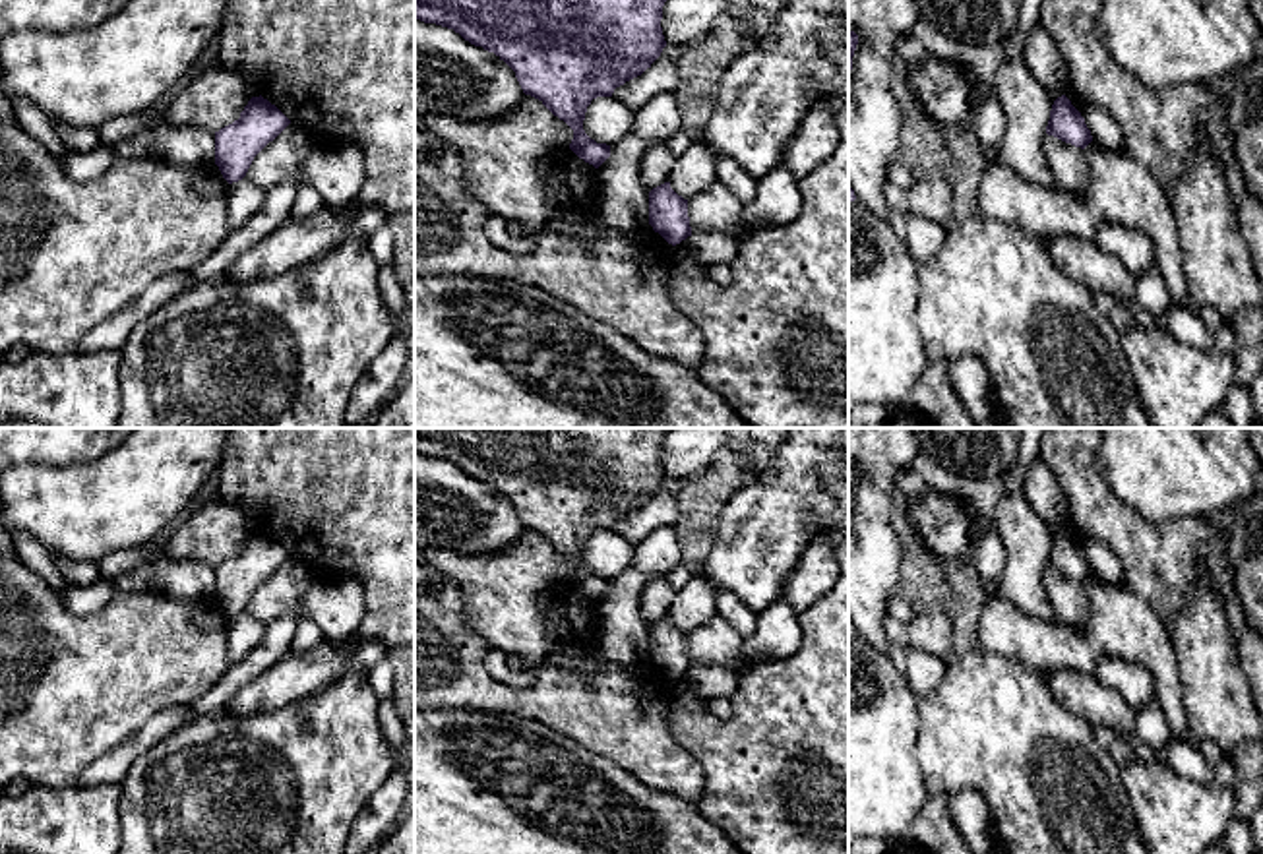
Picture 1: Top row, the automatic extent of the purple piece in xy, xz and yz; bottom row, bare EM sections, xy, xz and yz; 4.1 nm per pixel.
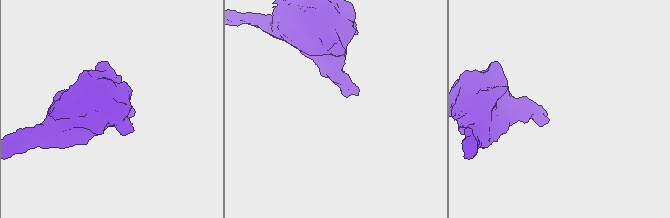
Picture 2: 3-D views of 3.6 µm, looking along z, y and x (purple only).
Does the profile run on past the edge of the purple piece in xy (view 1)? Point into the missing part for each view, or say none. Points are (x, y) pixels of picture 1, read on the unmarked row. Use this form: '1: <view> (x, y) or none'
1: none

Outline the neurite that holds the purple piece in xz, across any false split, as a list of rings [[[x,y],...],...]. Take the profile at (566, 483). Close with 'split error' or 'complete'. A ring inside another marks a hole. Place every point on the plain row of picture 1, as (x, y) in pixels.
[[[415,428],[415,453],[459,467],[504,494],[525,529],[539,533],[554,550],[573,564],[570,583],[599,602],[610,591],[610,579],[597,577],[583,564],[587,540],[597,531],[612,531],[614,523],[641,509],[666,480],[661,453],[672,428]]]; complete

